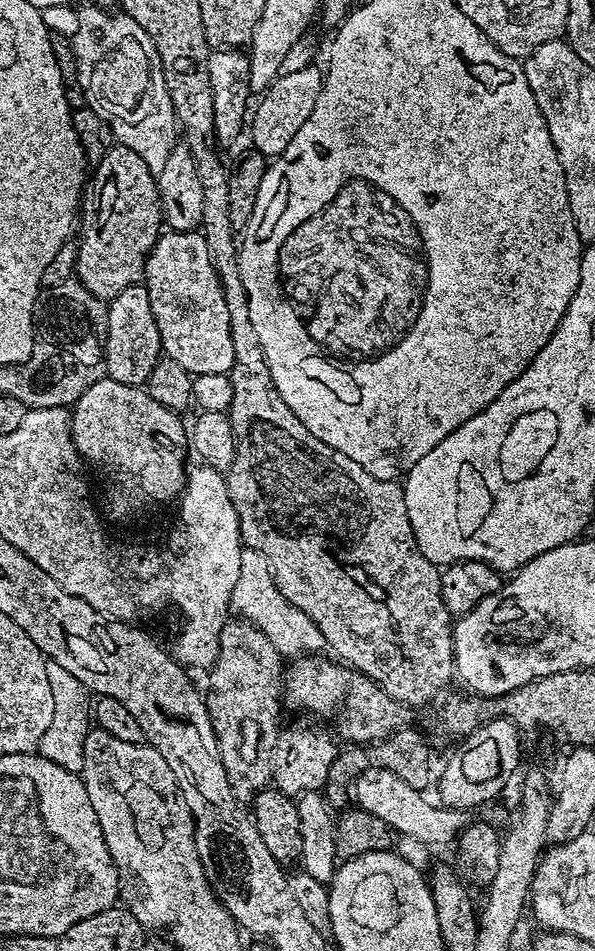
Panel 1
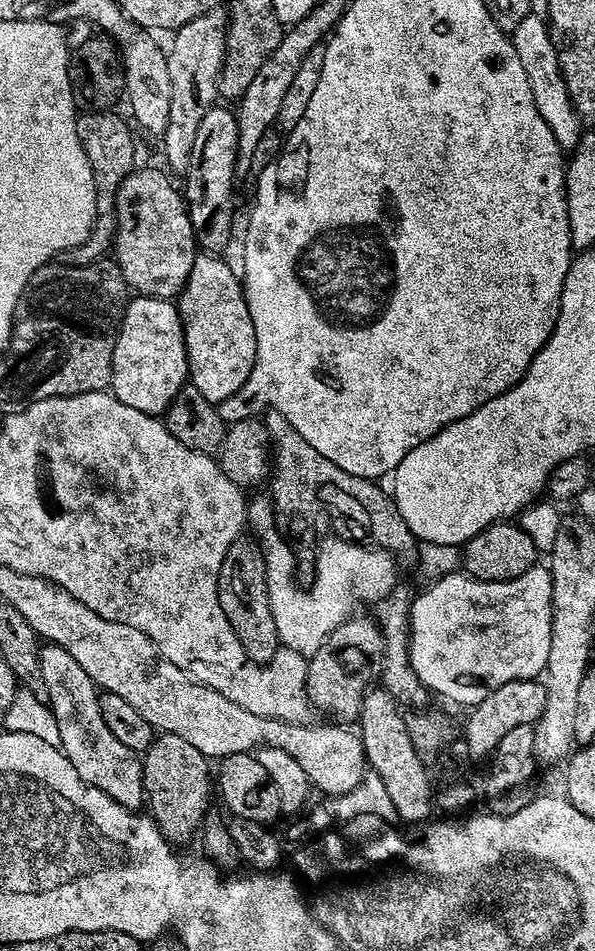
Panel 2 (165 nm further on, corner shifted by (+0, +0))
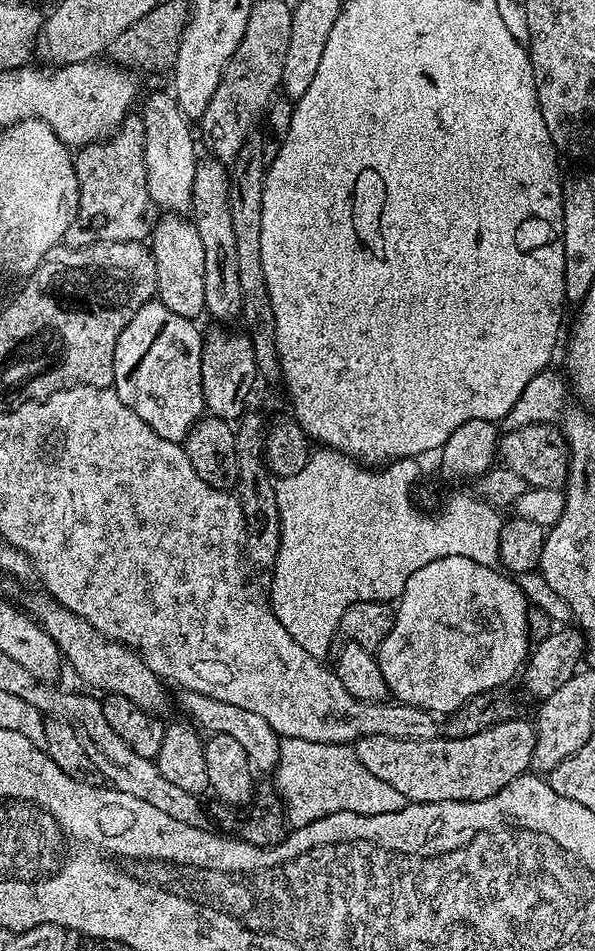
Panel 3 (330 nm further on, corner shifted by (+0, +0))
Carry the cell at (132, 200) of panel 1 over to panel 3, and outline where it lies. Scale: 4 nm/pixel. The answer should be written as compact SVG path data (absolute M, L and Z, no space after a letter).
M164 214L156 221L150 237L152 257L156 263L156 296L159 303L165 304L174 314L182 314L182 318L195 321L196 316L204 316L204 291L206 290L206 253L202 250L202 238L198 238L198 230L191 219L180 214Z

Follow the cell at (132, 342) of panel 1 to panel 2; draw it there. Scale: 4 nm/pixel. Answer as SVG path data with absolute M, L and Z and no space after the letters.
M133 295L124 310L124 317L116 333L114 358L112 359L112 382L110 391L118 398L118 402L126 402L126 406L134 406L134 410L142 410L157 418L168 411L172 399L189 383L188 359L182 334L180 312L172 300L159 300L153 296Z

